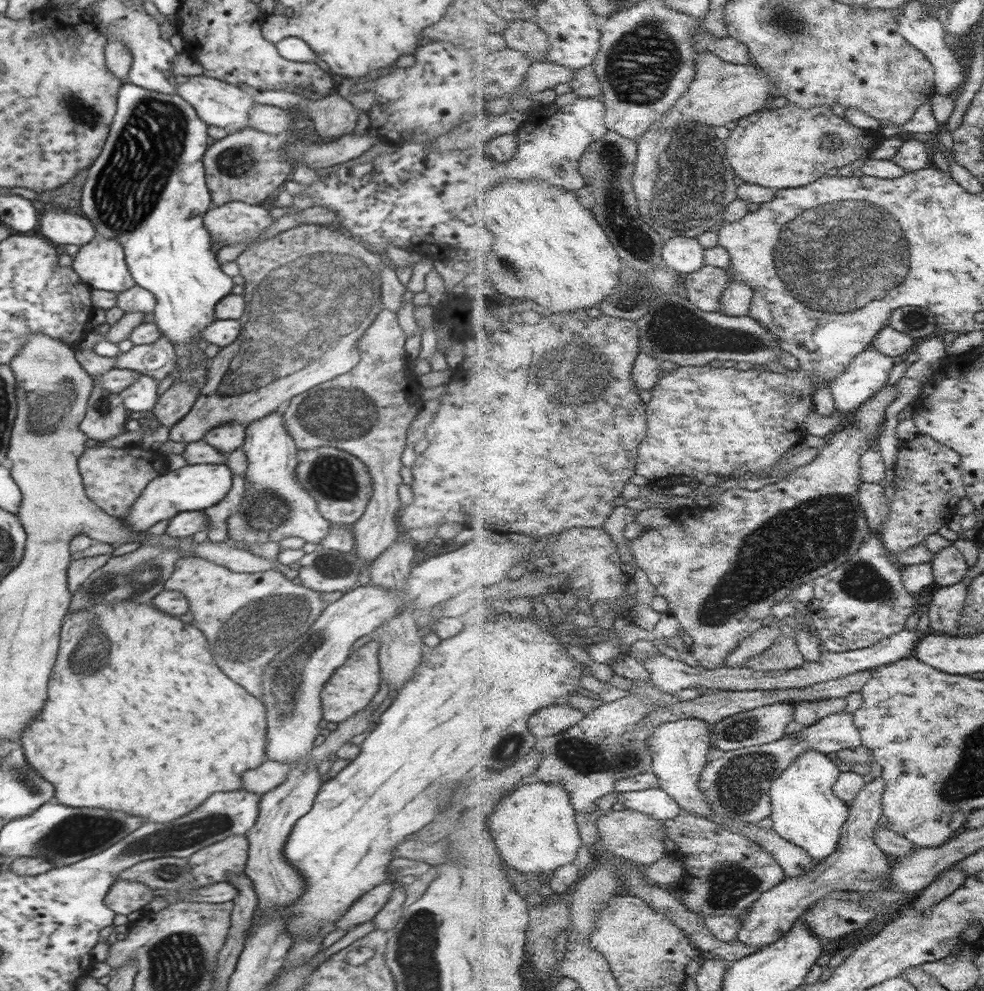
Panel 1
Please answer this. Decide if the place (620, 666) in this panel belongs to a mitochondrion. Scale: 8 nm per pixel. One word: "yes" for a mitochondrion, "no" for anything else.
no

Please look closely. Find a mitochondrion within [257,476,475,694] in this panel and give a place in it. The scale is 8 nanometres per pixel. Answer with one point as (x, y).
(331, 566)

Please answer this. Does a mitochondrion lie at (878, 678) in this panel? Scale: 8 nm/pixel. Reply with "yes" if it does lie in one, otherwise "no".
no

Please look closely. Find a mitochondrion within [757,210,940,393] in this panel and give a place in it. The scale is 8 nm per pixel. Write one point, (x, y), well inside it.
(915, 320)

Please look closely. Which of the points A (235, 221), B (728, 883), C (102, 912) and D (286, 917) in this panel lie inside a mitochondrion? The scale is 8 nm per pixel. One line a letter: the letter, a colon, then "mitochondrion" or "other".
A: other
B: mitochondrion
C: other
D: other

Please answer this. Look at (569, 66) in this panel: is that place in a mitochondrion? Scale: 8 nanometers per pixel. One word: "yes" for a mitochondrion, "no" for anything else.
no

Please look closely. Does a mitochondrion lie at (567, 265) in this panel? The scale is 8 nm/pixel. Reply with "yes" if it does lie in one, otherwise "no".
no

